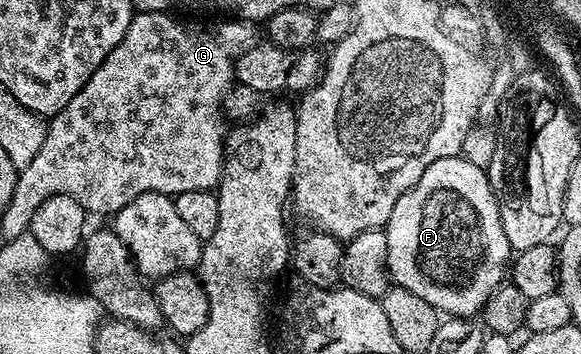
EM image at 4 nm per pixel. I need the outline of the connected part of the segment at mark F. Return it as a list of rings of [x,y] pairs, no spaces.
[[[461,155],[448,159],[436,159],[420,175],[420,179],[392,207],[392,215],[385,223],[388,239],[388,267],[393,284],[404,287],[420,299],[432,303],[439,314],[454,319],[470,319],[481,314],[488,299],[503,284],[508,266],[512,261],[512,250],[504,227],[500,223],[498,200],[490,186],[487,170],[474,166]]]

